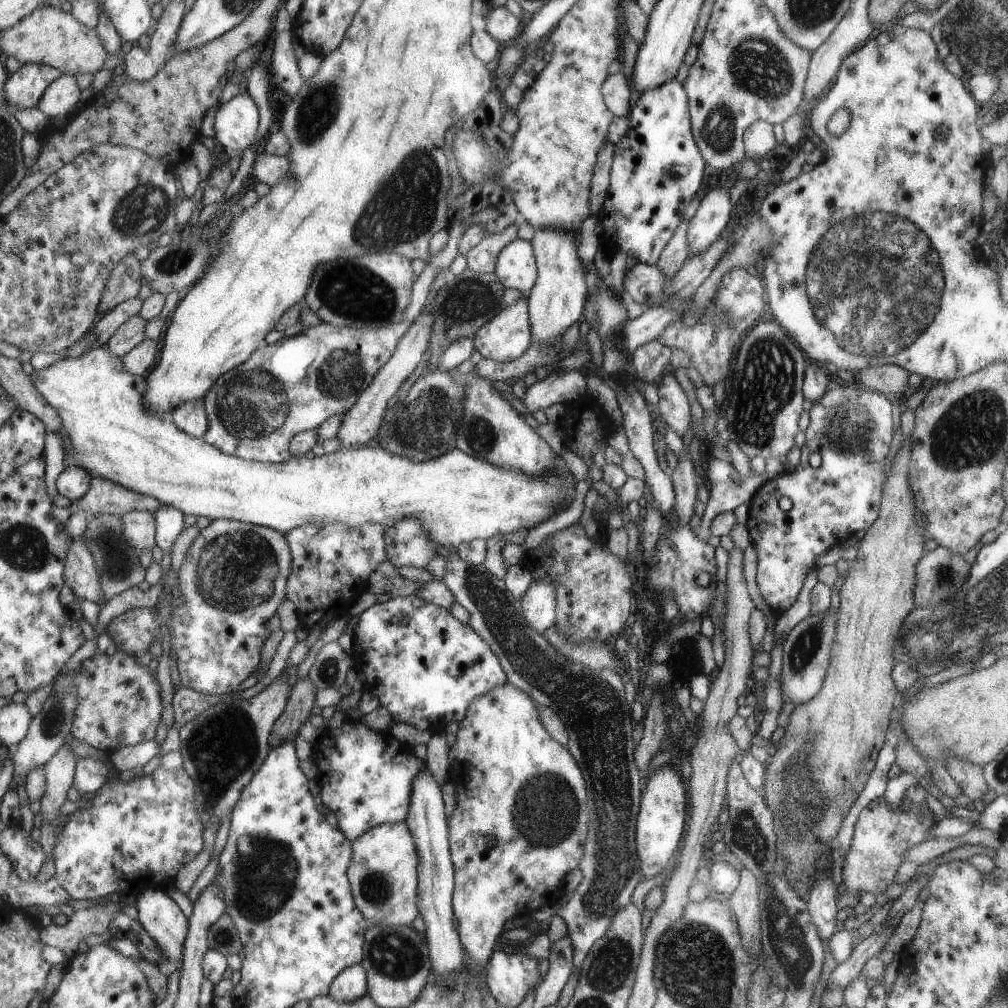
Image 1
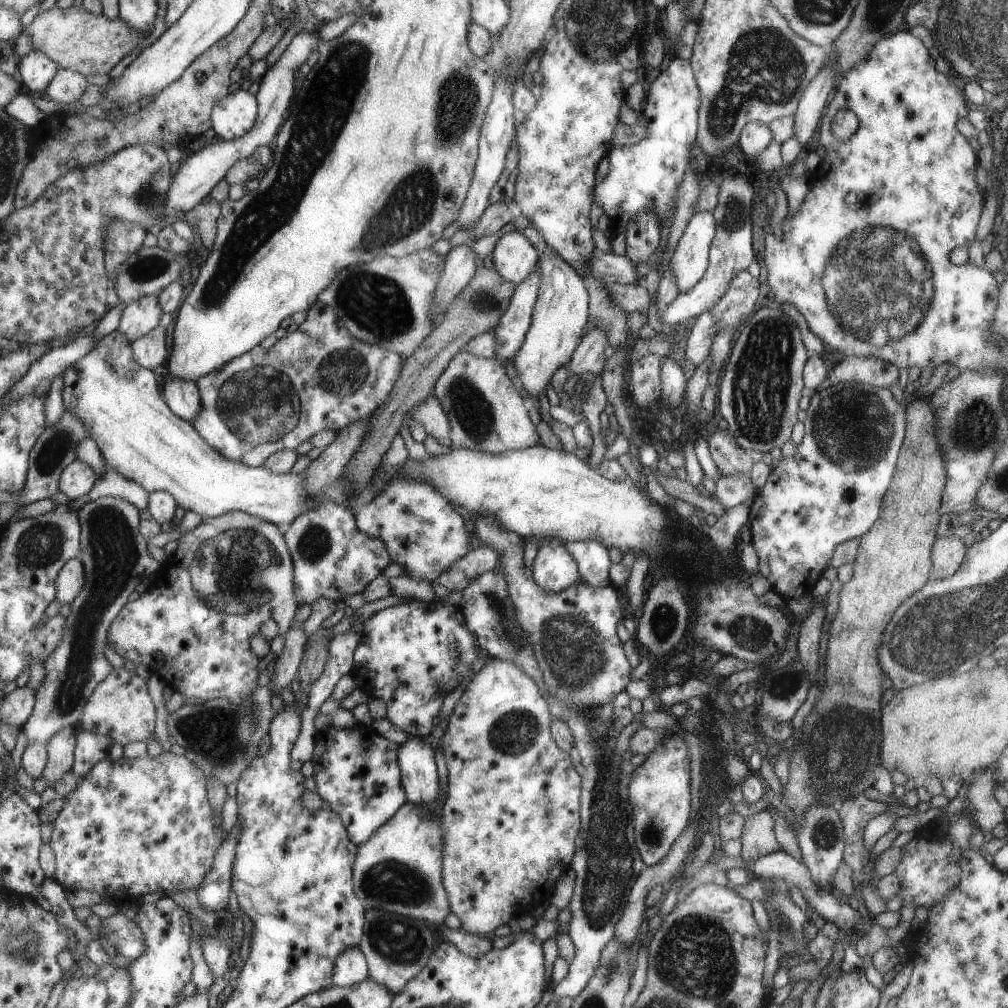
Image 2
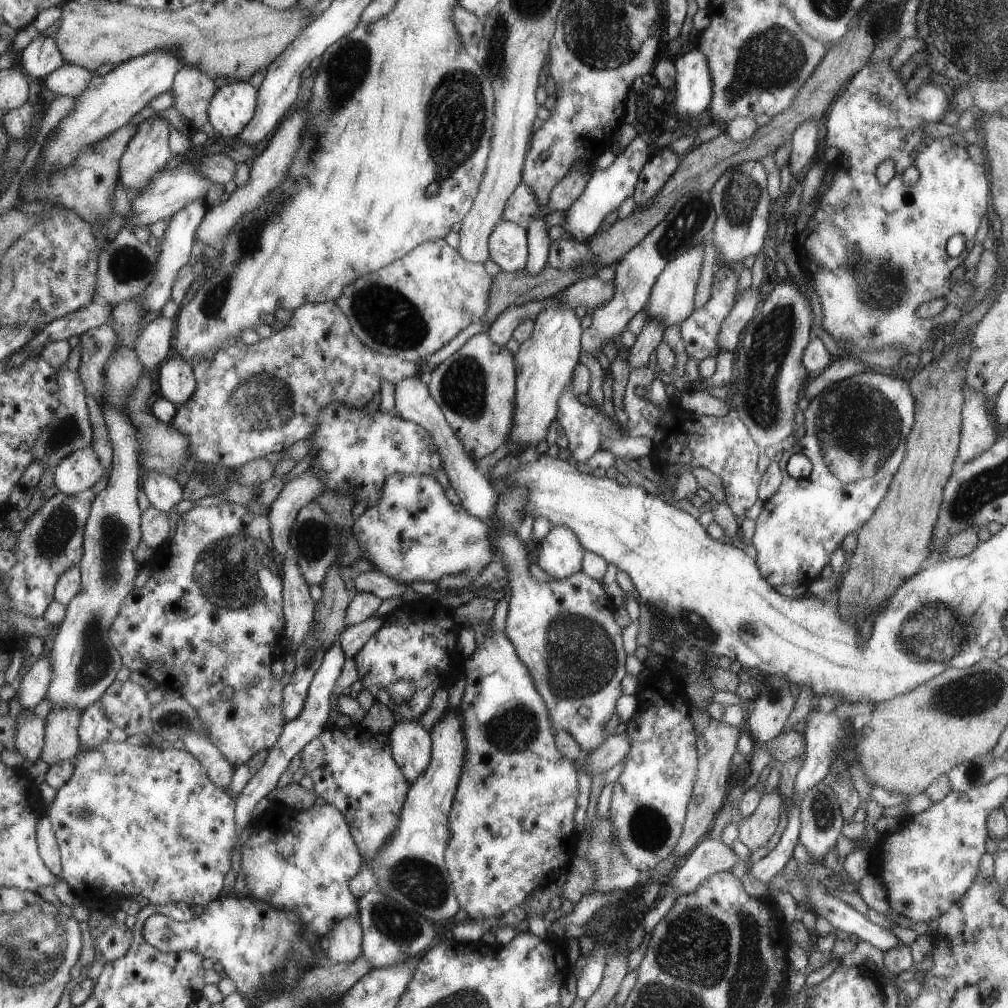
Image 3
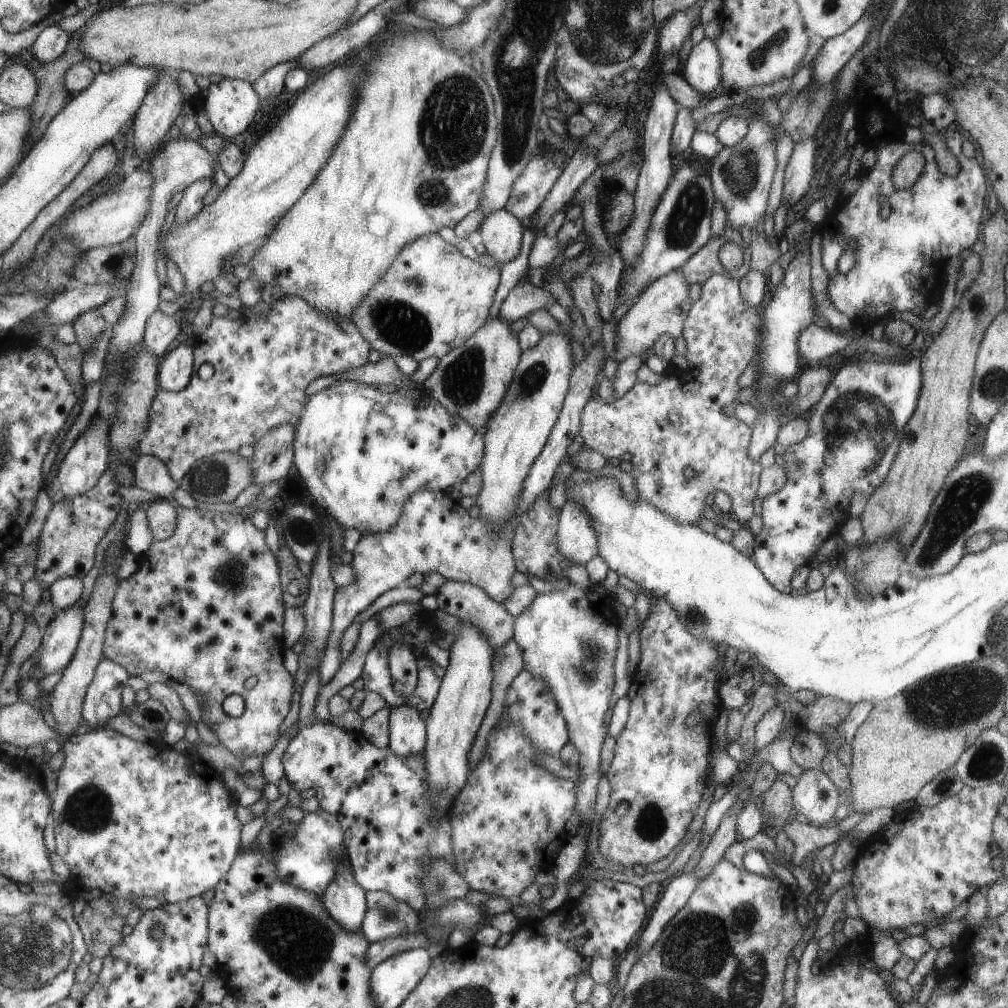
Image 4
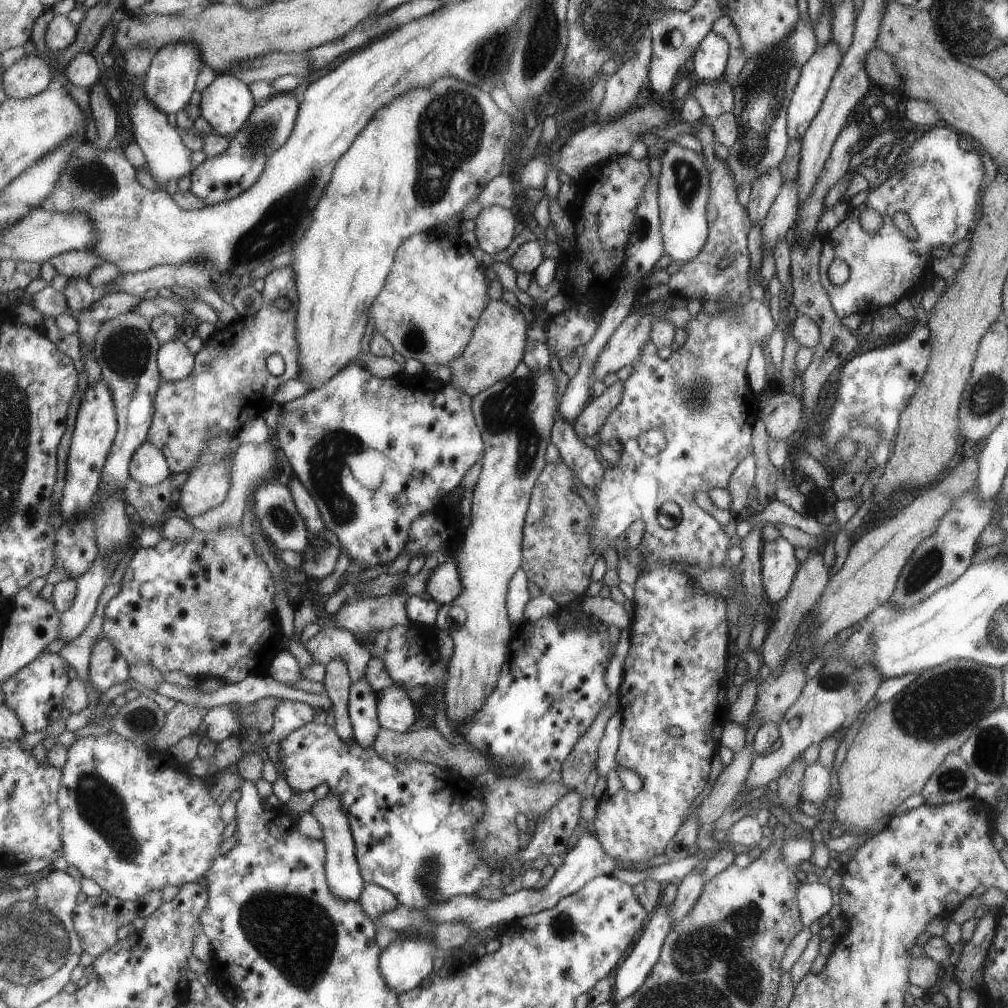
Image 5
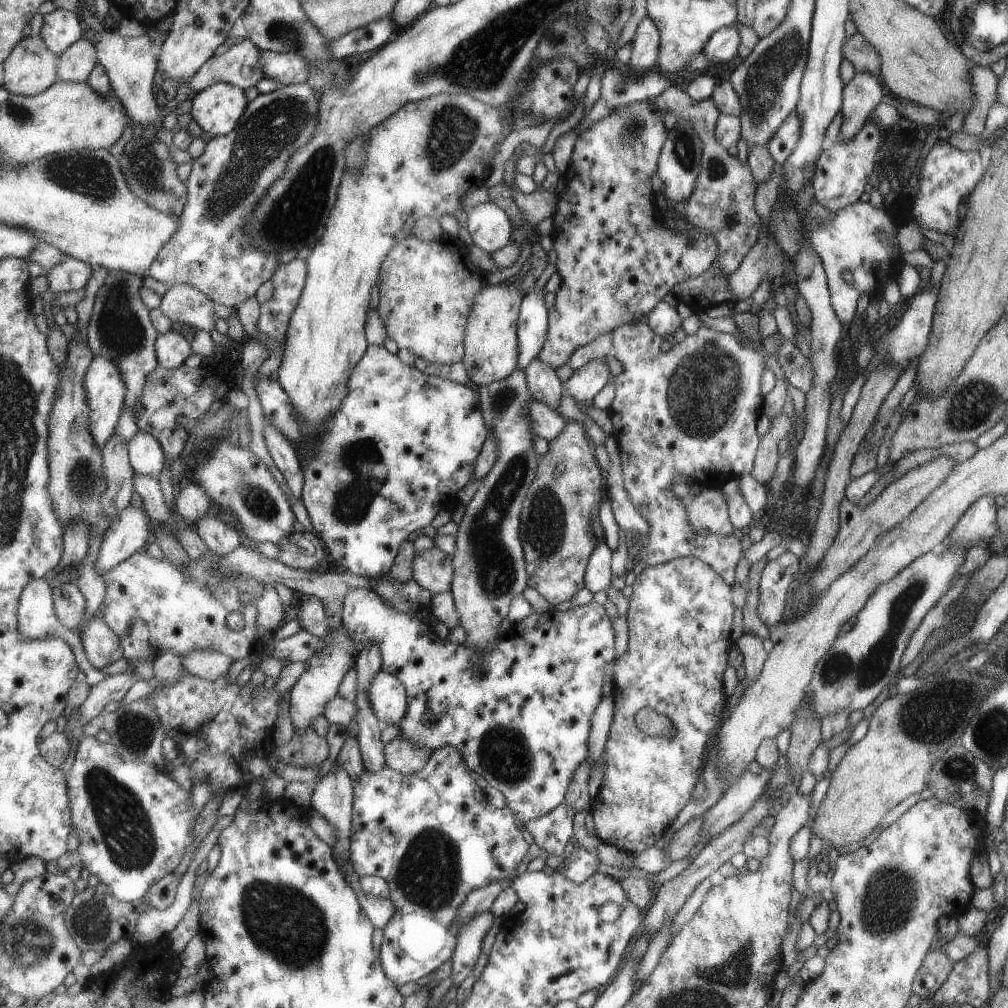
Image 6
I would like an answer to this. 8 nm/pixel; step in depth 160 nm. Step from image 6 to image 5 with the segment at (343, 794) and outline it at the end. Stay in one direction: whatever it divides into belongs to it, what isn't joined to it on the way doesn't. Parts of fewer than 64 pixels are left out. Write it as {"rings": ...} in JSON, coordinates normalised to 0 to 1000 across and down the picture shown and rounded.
{"rings":[[[327,786],[319,794],[313,796],[313,800],[308,806],[316,813],[318,817],[323,836],[324,856],[323,856],[323,872],[327,877],[328,885],[342,893],[342,895],[357,895],[358,887],[362,883],[362,873],[358,869],[356,863],[356,855],[353,851],[353,837],[348,825],[348,817],[346,817],[346,810],[340,802],[338,790],[328,790]]]}

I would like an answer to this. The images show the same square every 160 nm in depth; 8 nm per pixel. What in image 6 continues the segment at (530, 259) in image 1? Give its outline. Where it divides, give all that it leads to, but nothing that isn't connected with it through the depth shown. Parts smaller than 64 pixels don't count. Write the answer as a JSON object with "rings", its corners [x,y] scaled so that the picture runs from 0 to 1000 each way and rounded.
{"rings":[[[485,200],[475,202],[463,212],[462,226],[469,246],[489,252],[509,240],[510,222],[499,206]]]}

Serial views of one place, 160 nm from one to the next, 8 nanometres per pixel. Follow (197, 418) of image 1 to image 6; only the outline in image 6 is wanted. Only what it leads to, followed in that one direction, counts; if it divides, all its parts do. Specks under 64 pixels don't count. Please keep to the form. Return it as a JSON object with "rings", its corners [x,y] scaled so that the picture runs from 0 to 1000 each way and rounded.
{"rings":[[[172,328],[159,331],[155,344],[157,345],[158,360],[166,367],[180,365],[184,357],[191,351],[190,341],[186,339],[186,335]]]}

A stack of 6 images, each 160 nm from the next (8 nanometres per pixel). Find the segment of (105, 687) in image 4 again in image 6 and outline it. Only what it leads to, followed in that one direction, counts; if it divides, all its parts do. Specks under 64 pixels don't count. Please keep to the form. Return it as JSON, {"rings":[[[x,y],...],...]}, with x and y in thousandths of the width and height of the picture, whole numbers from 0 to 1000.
{"rings":[[[92,613],[81,627],[81,640],[87,657],[94,664],[102,664],[123,653],[121,633],[108,623],[104,613]]]}

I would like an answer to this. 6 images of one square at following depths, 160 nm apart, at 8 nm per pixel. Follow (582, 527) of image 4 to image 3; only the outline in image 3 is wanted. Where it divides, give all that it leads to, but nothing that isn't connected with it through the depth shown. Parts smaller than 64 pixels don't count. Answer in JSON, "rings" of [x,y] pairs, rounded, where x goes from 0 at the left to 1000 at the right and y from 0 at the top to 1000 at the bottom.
{"rings":[[[553,522],[537,539],[533,562],[541,566],[549,576],[561,575],[578,564],[580,548],[583,548],[570,528],[563,522]]]}

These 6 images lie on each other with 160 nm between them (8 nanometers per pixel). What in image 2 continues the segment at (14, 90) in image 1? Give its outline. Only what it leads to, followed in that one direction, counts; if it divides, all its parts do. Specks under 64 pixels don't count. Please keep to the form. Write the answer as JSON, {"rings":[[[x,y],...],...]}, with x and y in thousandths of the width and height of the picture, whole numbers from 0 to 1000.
{"rings":[[[33,49],[25,55],[19,64],[21,83],[26,85],[32,94],[46,89],[61,66],[48,54]]]}

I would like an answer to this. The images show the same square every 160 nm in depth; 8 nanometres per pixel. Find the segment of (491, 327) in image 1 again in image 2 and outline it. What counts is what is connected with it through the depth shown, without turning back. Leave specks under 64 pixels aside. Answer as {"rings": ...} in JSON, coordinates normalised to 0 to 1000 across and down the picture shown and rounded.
{"rings":[[[538,266],[516,280],[512,286],[508,301],[492,323],[495,357],[507,357],[518,345],[526,329],[530,306],[534,299],[538,279]]]}

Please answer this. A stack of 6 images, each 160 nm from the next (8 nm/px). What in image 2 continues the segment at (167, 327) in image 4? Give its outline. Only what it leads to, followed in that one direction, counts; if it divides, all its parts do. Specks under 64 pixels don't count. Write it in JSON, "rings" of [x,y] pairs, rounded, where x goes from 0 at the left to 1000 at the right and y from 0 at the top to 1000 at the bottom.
{"rings":[[[158,322],[144,333],[138,334],[131,341],[133,356],[145,366],[158,365],[169,354],[164,335],[164,325]]]}

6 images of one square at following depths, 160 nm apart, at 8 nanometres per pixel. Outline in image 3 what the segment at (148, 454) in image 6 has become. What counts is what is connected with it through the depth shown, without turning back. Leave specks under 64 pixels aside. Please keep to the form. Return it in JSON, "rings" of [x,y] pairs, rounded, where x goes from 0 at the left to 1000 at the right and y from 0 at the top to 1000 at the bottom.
{"rings":[[[142,468],[141,480],[148,497],[156,506],[166,510],[174,500],[183,494],[183,482],[178,480],[174,474],[158,468]]]}

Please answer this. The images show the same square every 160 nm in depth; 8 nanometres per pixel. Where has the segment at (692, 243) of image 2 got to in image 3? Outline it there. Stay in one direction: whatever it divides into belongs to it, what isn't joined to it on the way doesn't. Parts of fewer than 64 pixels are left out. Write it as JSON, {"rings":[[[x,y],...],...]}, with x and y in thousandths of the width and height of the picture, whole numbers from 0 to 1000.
{"rings":[[[697,240],[692,241],[678,250],[674,255],[671,255],[660,265],[645,289],[645,295],[642,296],[641,303],[637,305],[643,316],[649,316],[662,325],[675,322],[687,312],[688,295],[689,294],[689,286],[696,262],[696,247]]]}

